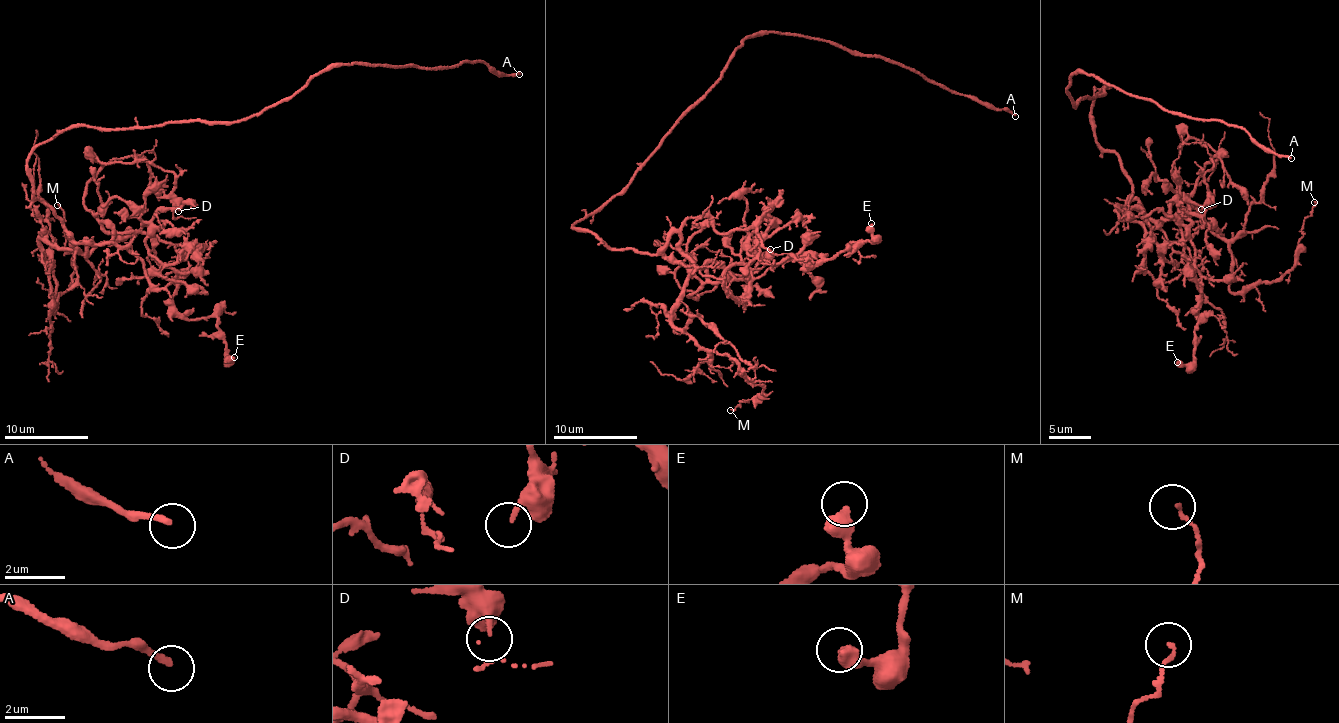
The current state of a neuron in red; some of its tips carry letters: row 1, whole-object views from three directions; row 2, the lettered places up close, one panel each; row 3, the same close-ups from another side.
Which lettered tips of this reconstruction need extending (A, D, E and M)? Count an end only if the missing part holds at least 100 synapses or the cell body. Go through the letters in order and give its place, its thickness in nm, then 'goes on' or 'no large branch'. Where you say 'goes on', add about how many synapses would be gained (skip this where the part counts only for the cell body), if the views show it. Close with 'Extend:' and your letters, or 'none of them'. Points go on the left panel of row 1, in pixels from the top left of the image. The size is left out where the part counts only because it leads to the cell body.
A: at (519, 74); 200 nm thick; goes on
D: at (178, 211); 220 nm thick; no large branch
E: at (234, 357); 550 nm thick; no large branch
M: at (57, 205); 90 nm thick; no large branch
Extend: A

